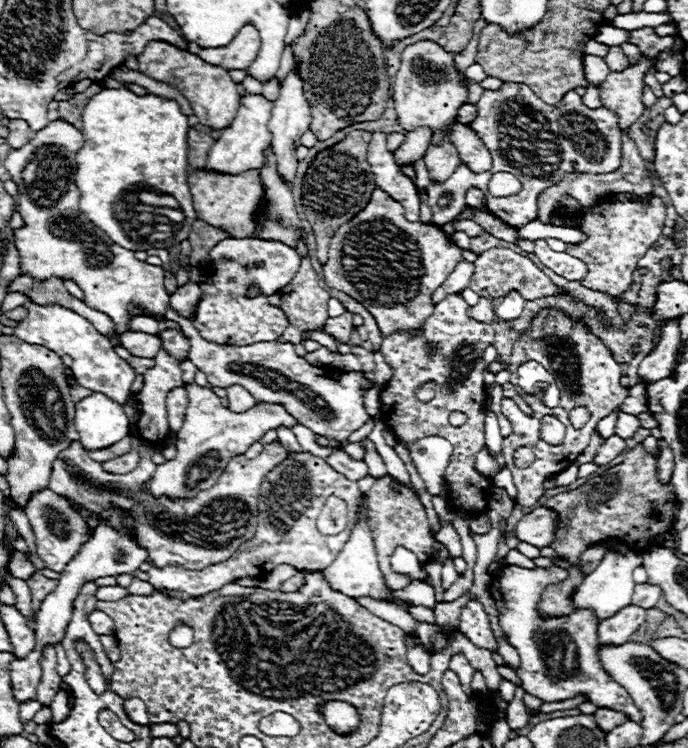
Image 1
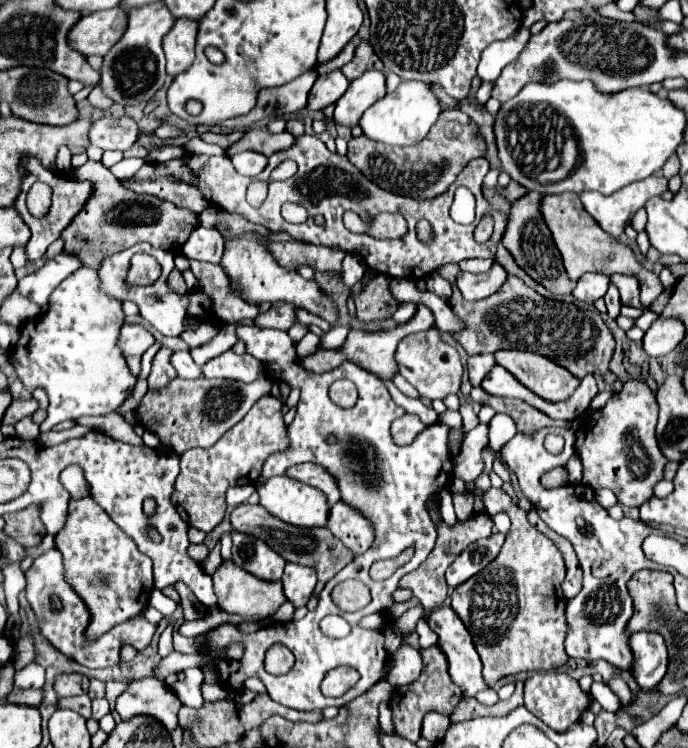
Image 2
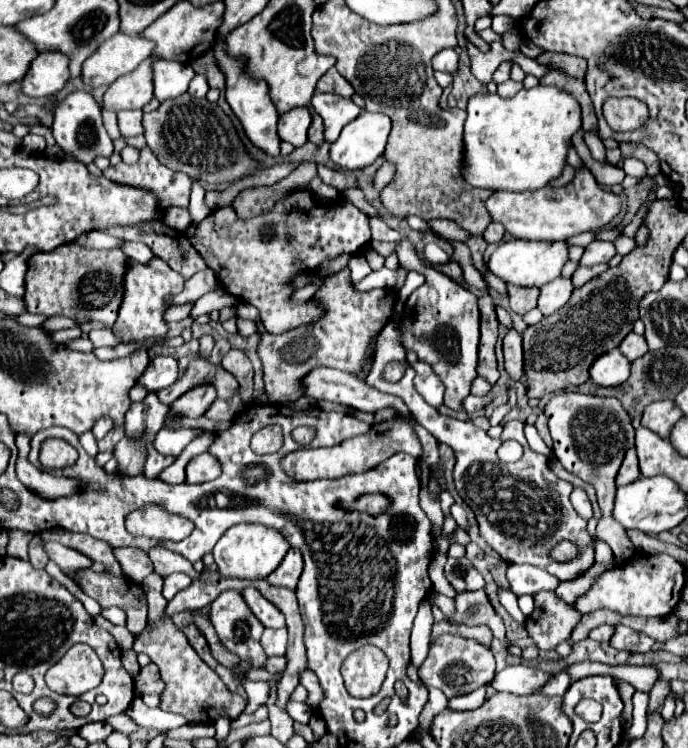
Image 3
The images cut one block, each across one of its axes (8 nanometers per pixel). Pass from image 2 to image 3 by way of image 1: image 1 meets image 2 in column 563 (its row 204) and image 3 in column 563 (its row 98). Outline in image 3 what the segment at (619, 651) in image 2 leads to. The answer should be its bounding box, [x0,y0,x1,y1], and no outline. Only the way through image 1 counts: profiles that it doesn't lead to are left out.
[366,322,594,582]

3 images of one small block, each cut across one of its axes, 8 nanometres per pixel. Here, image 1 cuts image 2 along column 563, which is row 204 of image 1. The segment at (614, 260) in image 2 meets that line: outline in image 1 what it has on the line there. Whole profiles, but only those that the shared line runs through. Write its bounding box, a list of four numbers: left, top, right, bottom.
[188,170,262,238]

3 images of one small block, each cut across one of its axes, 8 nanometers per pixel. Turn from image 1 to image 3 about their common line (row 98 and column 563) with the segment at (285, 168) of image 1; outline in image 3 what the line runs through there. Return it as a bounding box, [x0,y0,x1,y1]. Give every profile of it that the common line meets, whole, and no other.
[538,276,574,316]

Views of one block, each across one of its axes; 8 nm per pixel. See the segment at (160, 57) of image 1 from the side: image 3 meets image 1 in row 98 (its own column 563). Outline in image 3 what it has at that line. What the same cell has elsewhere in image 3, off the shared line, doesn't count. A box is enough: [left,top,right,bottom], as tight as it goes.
[486,166,622,240]

